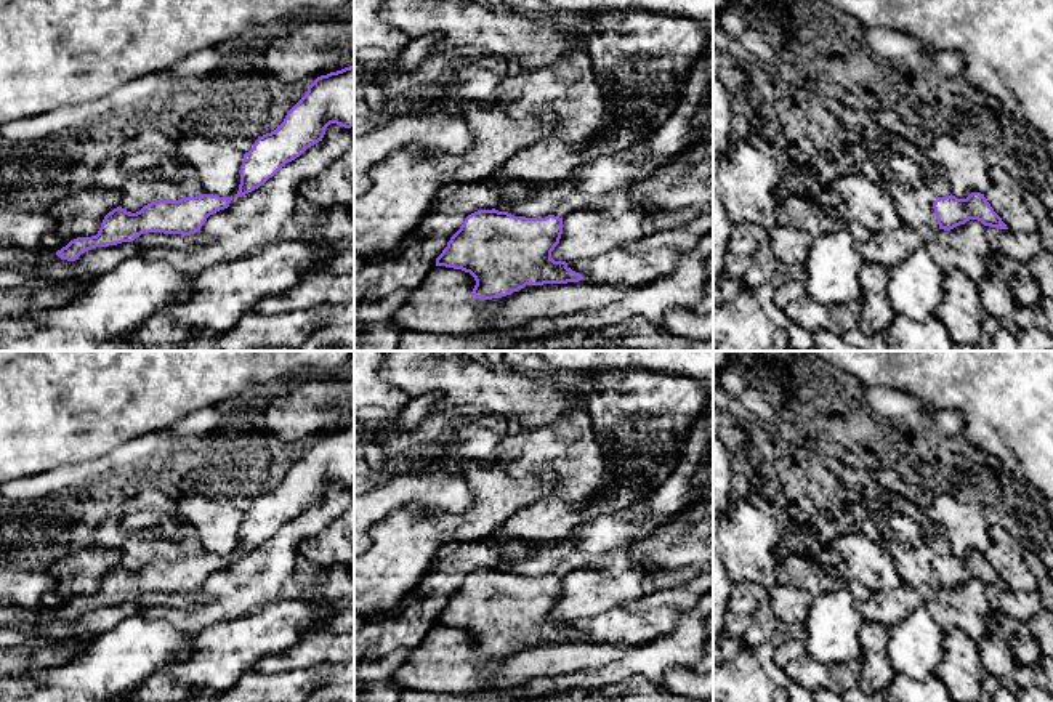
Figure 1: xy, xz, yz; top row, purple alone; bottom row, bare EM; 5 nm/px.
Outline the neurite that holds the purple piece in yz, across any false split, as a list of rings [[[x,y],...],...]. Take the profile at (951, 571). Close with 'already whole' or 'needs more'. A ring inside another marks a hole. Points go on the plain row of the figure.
[[[971,551],[966,558],[957,558],[952,553],[939,556],[934,559],[933,567],[939,588],[944,590],[950,590],[970,579],[978,579],[984,585],[1008,588],[981,551]]] | already whole

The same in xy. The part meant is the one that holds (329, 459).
[[[354,425],[317,436],[284,481],[274,490],[258,495],[244,513],[236,556],[258,548],[285,522],[322,500],[330,482],[354,486]]] | already whole

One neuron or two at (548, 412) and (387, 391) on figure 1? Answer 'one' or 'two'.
two

